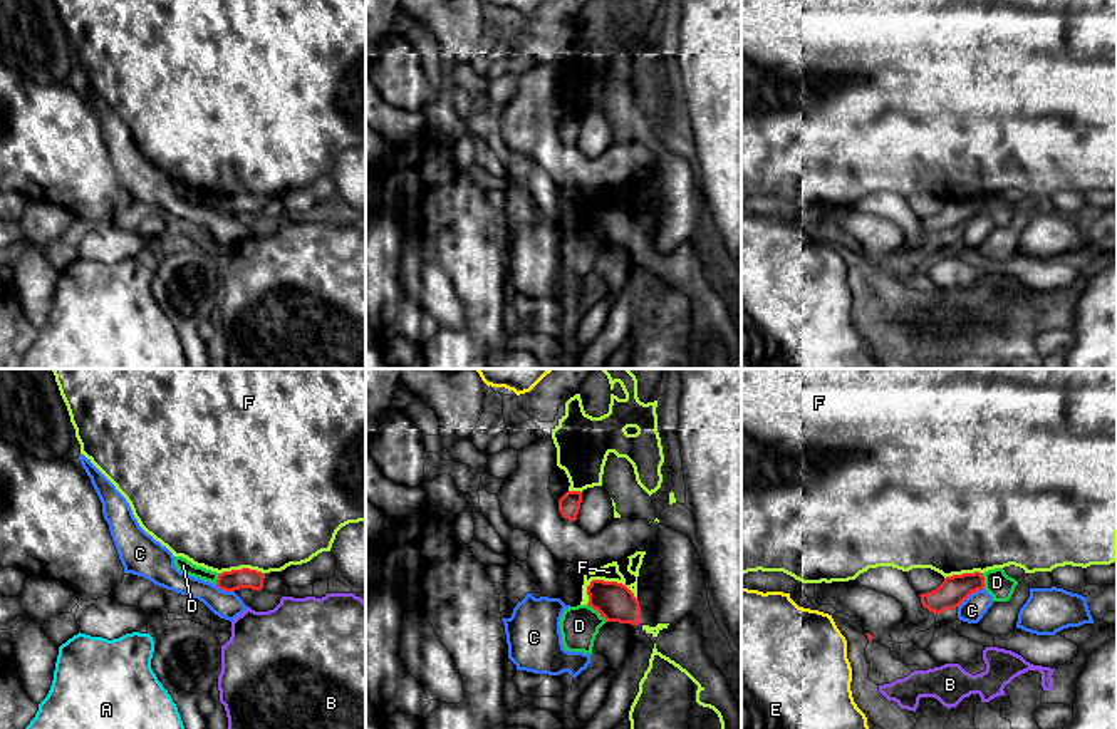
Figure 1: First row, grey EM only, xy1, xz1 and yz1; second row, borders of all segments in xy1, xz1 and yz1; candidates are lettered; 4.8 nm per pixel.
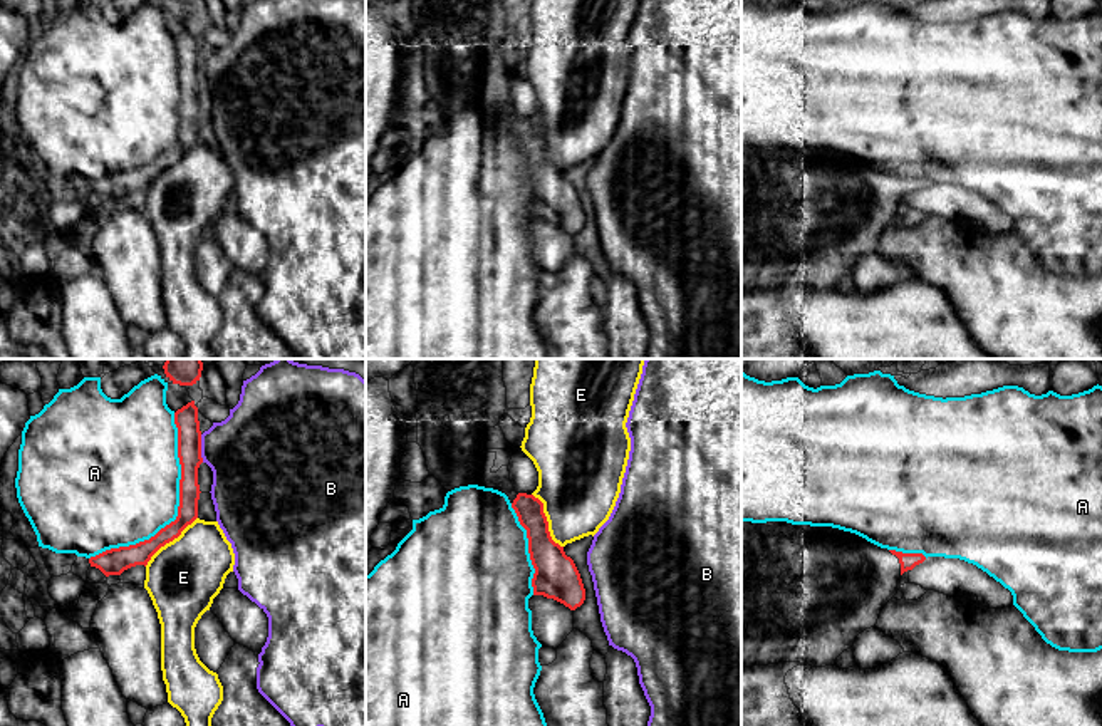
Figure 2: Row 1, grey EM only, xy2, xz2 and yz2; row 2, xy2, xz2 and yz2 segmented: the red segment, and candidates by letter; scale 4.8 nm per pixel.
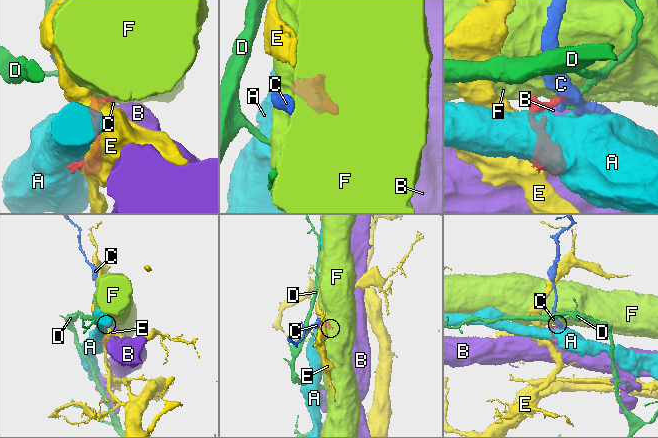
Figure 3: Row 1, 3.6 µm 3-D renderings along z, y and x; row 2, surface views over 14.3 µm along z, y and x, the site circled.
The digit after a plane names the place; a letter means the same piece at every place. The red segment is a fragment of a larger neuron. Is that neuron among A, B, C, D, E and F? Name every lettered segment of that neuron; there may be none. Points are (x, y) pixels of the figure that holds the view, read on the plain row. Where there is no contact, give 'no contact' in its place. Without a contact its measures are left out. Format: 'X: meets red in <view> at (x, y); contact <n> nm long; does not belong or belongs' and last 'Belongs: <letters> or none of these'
A: meets red in xy2 at (178, 133); contact 800 nm long; does not belong
B: meets red in xy2 at (200, 72); contact 140 nm long; does not belong
C: meets red in yz1 at (970, 218); contact 160 nm long; does not belong
D: meets red in xz1 at (597, 235); contact 130 nm long; does not belong
E: meets red in xz2 at (547, 146); contact 300 nm long; does not belong
F: meets red in xz1 at (613, 206); contact 260 nm long; does not belong
Belongs: none of these

